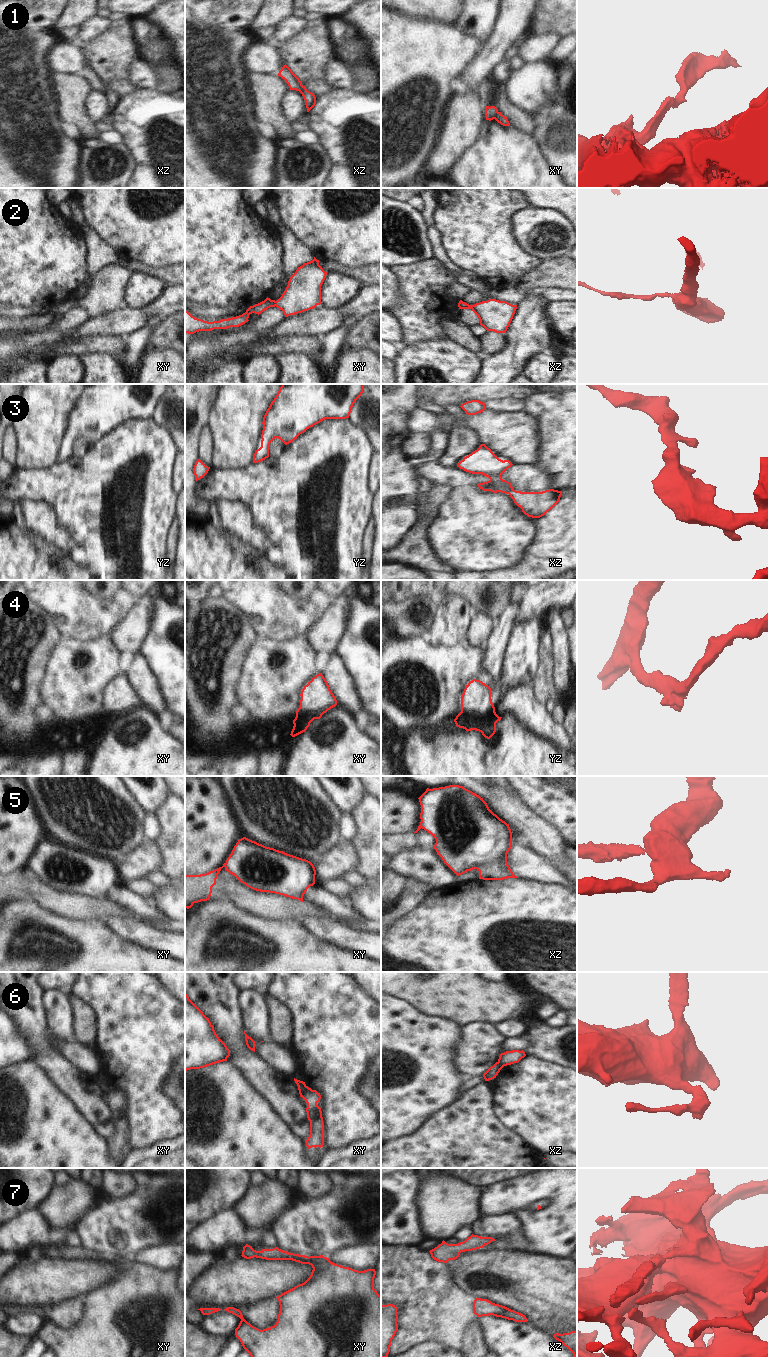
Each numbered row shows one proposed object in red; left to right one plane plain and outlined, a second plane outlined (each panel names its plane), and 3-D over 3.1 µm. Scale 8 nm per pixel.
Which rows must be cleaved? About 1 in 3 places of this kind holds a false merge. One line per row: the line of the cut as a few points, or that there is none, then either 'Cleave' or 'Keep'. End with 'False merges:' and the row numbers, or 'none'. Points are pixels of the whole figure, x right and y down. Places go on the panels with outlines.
1: No split. Keep
2: No split. Keep
3: No split. Keep
4: Split along yz (461, 710), (476, 712), (486, 716), (494, 711). Cleave
5: Split along xy (225, 863), (223, 866). Cleave
6: Split along xy (306, 1086), (302, 1097). Cleave
7: No split. Keep
False merges: 4, 5, 6

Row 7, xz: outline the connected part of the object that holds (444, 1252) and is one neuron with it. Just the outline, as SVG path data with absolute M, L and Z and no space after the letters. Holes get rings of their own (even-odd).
M472 1234L465 1241L458 1244L448 1244L443 1240L441 1244L429 1252L434 1260L447 1263L449 1260L457 1259L461 1252L483 1248L492 1241L496 1240L492 1237L481 1237Z

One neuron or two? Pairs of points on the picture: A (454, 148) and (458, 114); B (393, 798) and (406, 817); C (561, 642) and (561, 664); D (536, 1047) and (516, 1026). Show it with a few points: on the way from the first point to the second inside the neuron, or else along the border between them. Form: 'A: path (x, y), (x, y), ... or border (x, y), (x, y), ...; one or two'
A: path (456, 140), (458, 122); one
B: path (393, 803), (401, 812); one
C: path (561, 647), (561, 659); one
D: border (526, 1029), (523, 1034); two

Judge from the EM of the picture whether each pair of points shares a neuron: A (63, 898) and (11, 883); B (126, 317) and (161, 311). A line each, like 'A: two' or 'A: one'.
A: one
B: one

